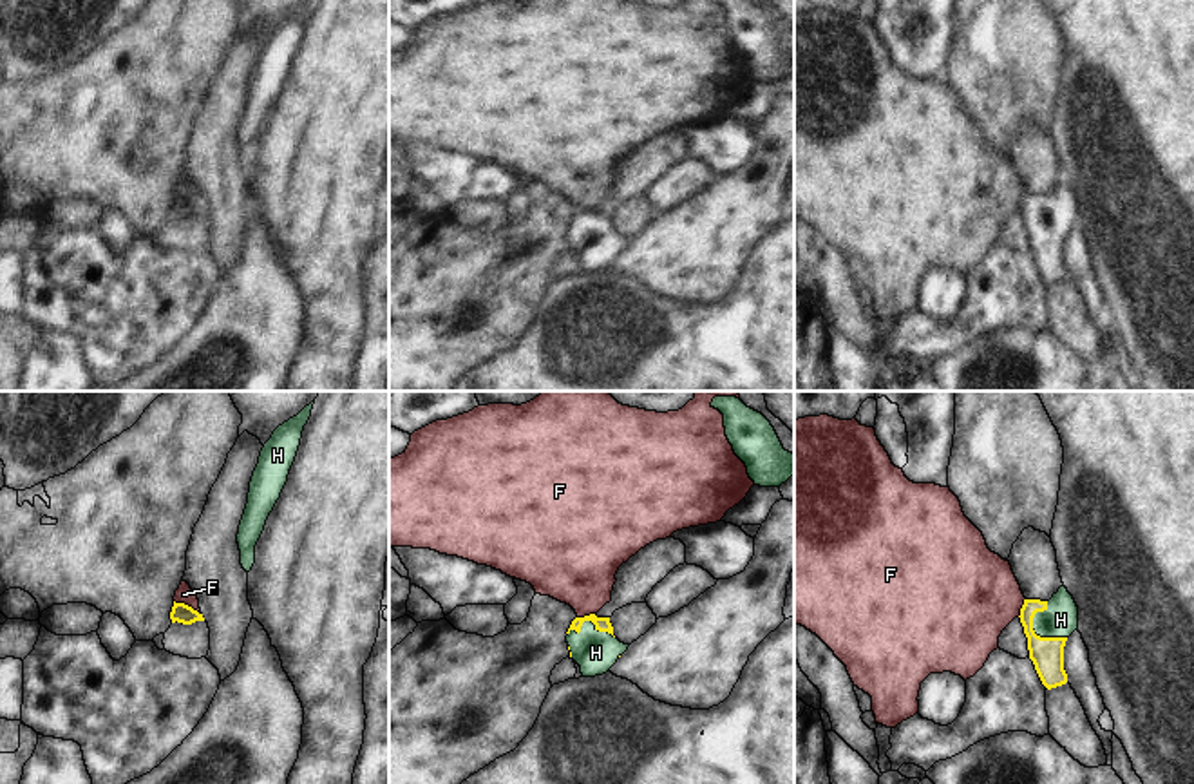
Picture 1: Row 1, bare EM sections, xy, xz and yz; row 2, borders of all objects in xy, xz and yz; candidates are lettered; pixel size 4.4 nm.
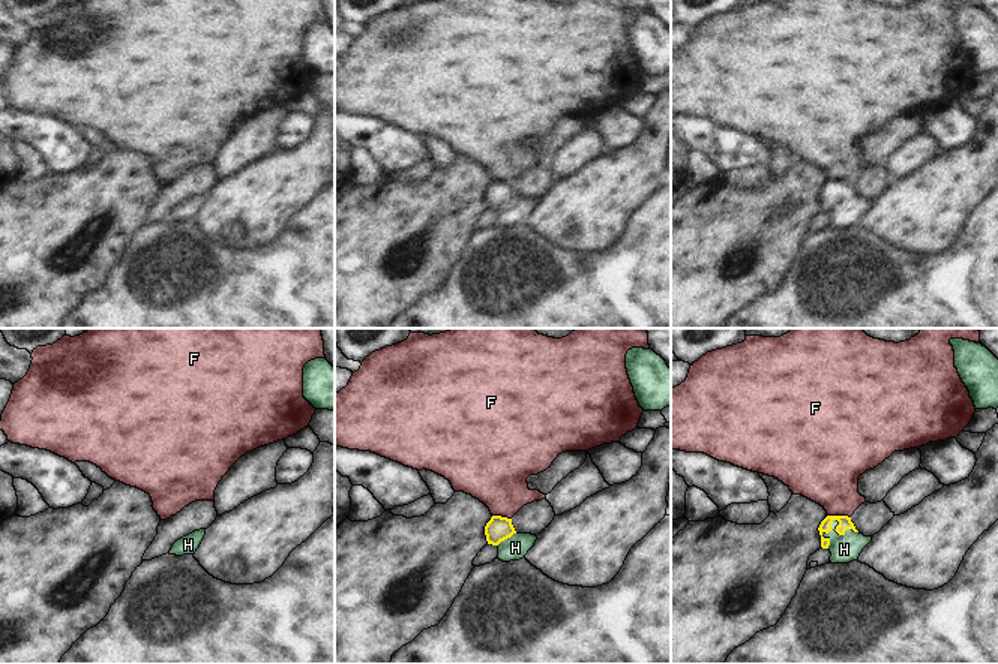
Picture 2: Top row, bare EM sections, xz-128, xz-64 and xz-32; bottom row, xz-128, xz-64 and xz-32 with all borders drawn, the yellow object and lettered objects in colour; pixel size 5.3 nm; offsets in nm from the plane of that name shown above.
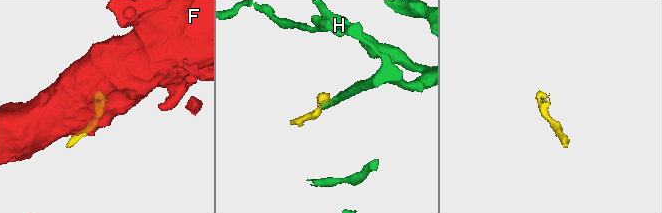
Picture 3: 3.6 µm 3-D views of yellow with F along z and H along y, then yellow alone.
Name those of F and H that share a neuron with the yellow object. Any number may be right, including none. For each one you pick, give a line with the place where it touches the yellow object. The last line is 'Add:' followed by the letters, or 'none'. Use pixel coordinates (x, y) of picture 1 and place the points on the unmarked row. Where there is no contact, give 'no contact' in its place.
H: meets yellow in yz at (1033, 225)
Add: H

